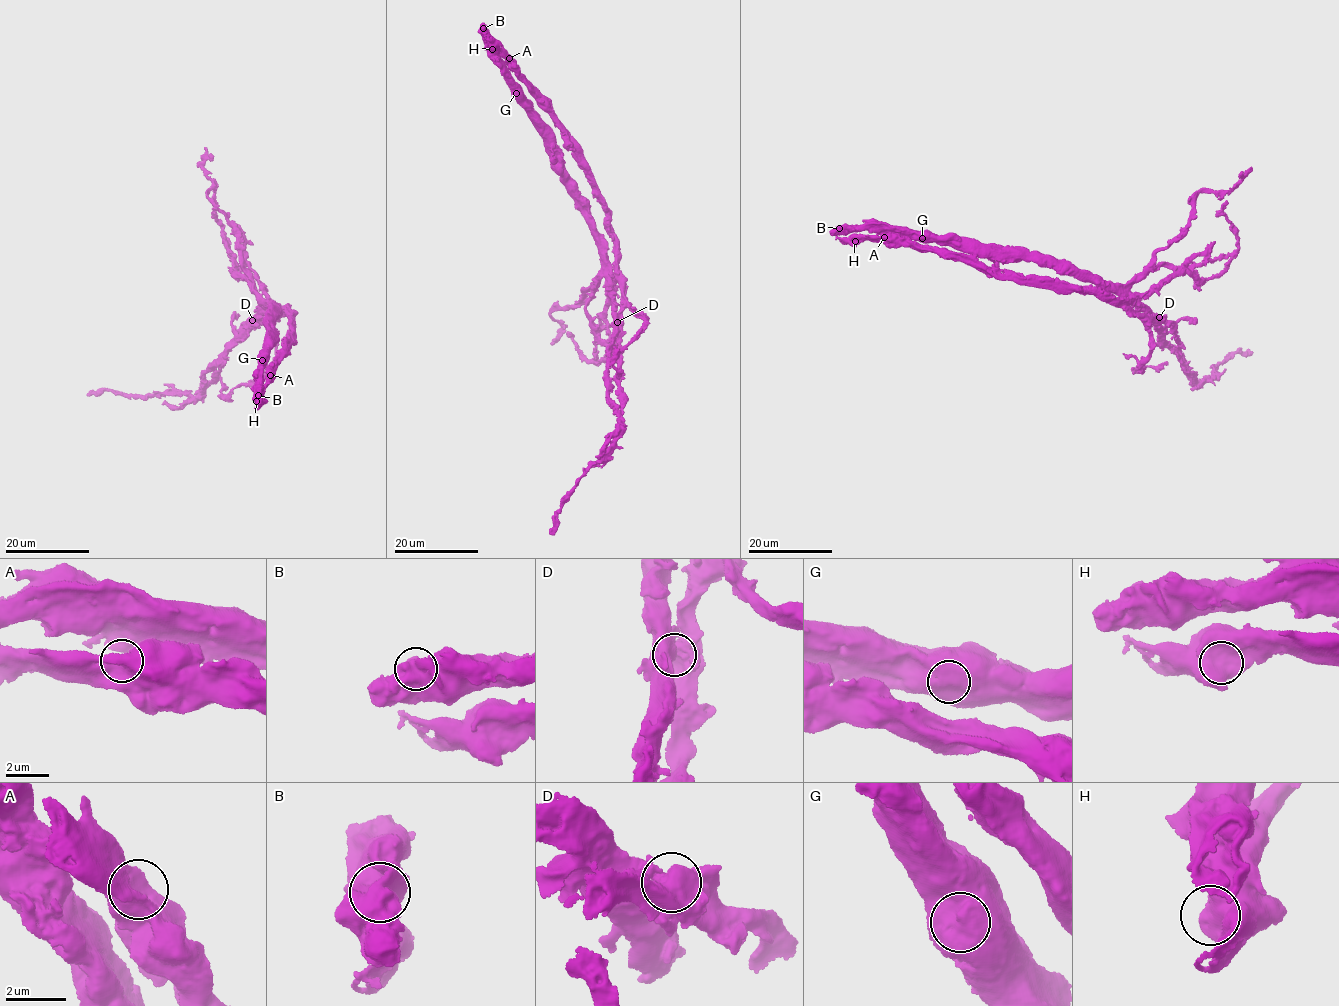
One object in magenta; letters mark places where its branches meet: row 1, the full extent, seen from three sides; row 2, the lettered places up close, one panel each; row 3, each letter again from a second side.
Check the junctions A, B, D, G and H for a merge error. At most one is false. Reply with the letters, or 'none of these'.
D

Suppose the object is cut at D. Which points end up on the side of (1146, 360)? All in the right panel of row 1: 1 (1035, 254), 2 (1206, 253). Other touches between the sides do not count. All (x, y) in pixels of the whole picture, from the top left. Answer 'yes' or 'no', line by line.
1: no
2: yes

